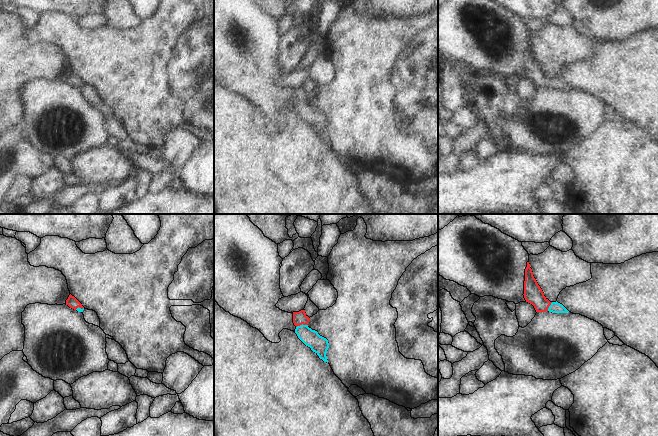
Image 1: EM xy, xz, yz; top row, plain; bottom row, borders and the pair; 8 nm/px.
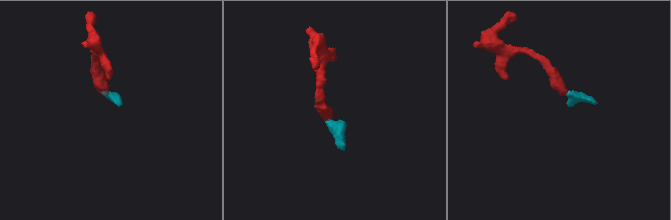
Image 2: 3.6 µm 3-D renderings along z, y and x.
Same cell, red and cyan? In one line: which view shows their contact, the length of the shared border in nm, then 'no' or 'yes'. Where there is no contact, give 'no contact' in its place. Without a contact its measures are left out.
xz | 100 nm | yes

